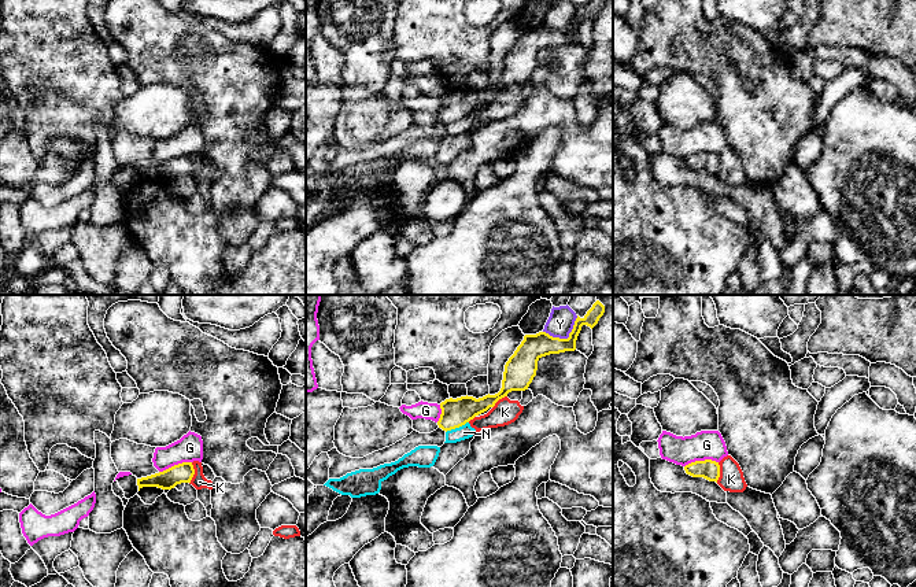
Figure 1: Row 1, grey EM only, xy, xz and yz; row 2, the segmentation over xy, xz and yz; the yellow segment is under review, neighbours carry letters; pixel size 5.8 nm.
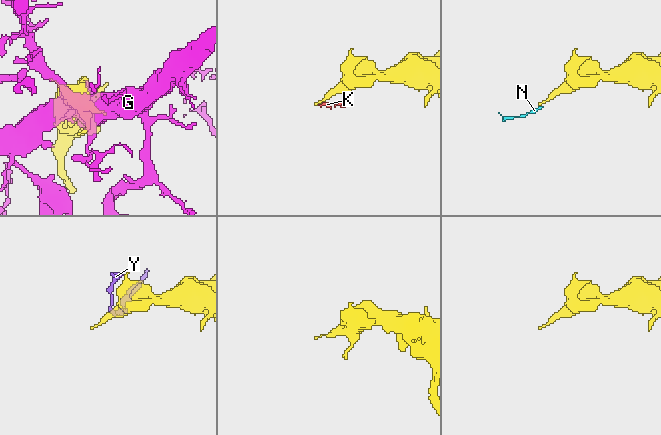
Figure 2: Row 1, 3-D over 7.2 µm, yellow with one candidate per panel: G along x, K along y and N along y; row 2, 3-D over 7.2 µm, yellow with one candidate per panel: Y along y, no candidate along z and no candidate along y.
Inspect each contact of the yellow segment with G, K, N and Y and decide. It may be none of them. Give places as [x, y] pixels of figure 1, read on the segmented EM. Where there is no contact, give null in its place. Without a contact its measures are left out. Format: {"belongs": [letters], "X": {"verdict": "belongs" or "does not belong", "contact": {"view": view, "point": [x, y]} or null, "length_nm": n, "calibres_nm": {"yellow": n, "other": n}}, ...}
{"belongs": [], "G": {"verdict": "does not belong", "contact": {"view": "yz", "point": [701, 461]}, "length_nm": 200, "calibres_nm": {"yellow": 120, "other": 180}}, "K": {"verdict": "does not belong", "contact": {"view": "xy", "point": [194, 473]}, "length_nm": 130, "calibres_nm": {"yellow": 120, "other": 90}}, "N": {"verdict": "does not belong", "contact": {"view": "xz", "point": [457, 427]}, "length_nm": 150, "calibres_nm": {"yellow": 160, "other": 80}}, "Y": {"verdict": "does not belong", "contact": {"view": "xz", "point": [565, 339]}, "length_nm": 220, "calibres_nm": {"yellow": 150, "other": 160}}}

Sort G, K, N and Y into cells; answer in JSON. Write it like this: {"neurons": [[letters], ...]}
{"neurons": [["G"], ["K", "N"], ["Y"]]}

